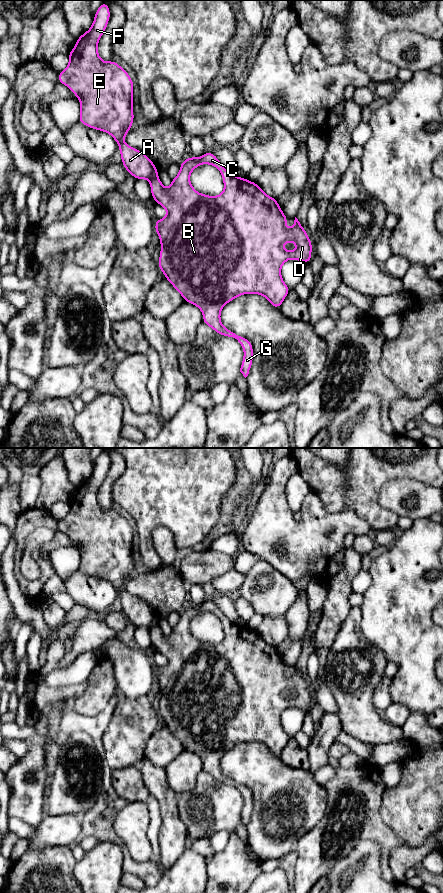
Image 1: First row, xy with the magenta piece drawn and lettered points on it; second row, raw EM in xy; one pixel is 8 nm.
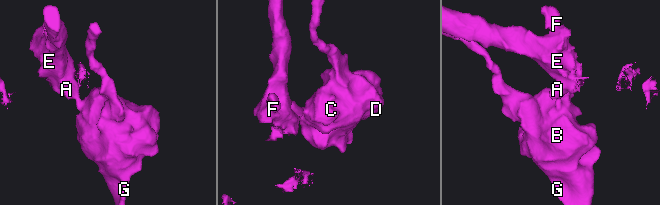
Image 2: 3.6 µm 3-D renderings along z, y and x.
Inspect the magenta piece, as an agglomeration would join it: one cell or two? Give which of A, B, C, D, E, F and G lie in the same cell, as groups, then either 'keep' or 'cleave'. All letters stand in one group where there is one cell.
groups A E F / B C D G; cleave

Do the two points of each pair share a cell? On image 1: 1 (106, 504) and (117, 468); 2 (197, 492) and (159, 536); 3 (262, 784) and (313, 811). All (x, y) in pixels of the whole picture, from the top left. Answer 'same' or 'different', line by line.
1: same
2: different
3: same

